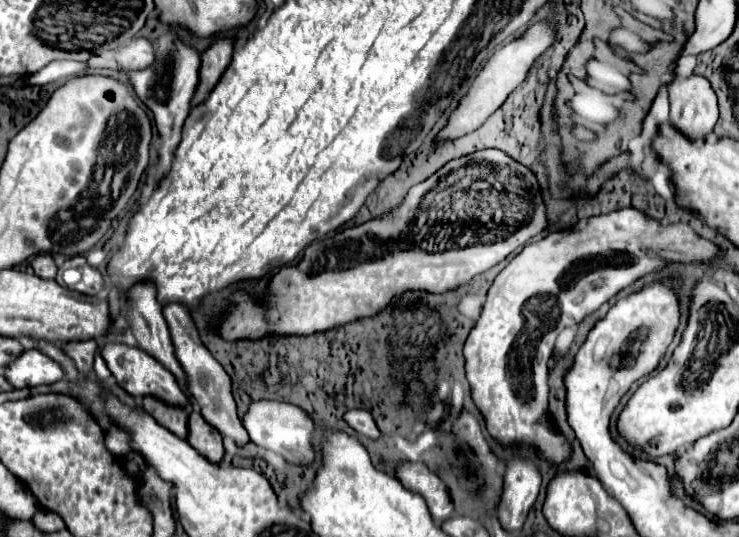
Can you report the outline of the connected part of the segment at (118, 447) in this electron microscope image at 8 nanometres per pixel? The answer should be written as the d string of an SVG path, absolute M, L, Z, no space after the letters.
M117 426L109 428L109 432L105 434L105 446L107 446L107 450L113 456L125 456L125 454L131 452L131 448L129 448L129 436L125 432L121 436L121 432L117 432L117 430L121 430L121 428L117 428Z

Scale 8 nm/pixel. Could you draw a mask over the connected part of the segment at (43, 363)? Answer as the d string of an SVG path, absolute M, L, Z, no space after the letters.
M25 350L13 364L5 368L5 378L13 388L33 388L41 384L53 384L65 374L59 364L41 354L39 350Z

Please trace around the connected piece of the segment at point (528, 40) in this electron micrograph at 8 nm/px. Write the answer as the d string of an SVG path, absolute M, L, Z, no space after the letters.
M539 22L539 24L531 26L519 40L499 48L489 58L485 68L479 72L479 76L475 78L475 82L469 88L467 96L463 96L457 110L451 114L447 126L439 132L437 138L439 140L453 140L453 138L459 138L463 134L469 134L469 132L477 130L491 116L491 112L495 112L505 102L505 98L523 82L523 78L525 78L527 70L531 68L531 64L535 62L535 58L539 54L543 54L553 44L553 40L555 40L553 28L549 24L545 24L545 22Z

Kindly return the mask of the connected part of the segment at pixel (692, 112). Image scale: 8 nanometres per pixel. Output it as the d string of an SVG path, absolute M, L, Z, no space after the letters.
M675 76L669 84L669 102L671 102L671 124L689 140L693 142L705 142L705 138L713 132L713 126L719 118L717 110L717 96L703 76L691 76L687 80Z

